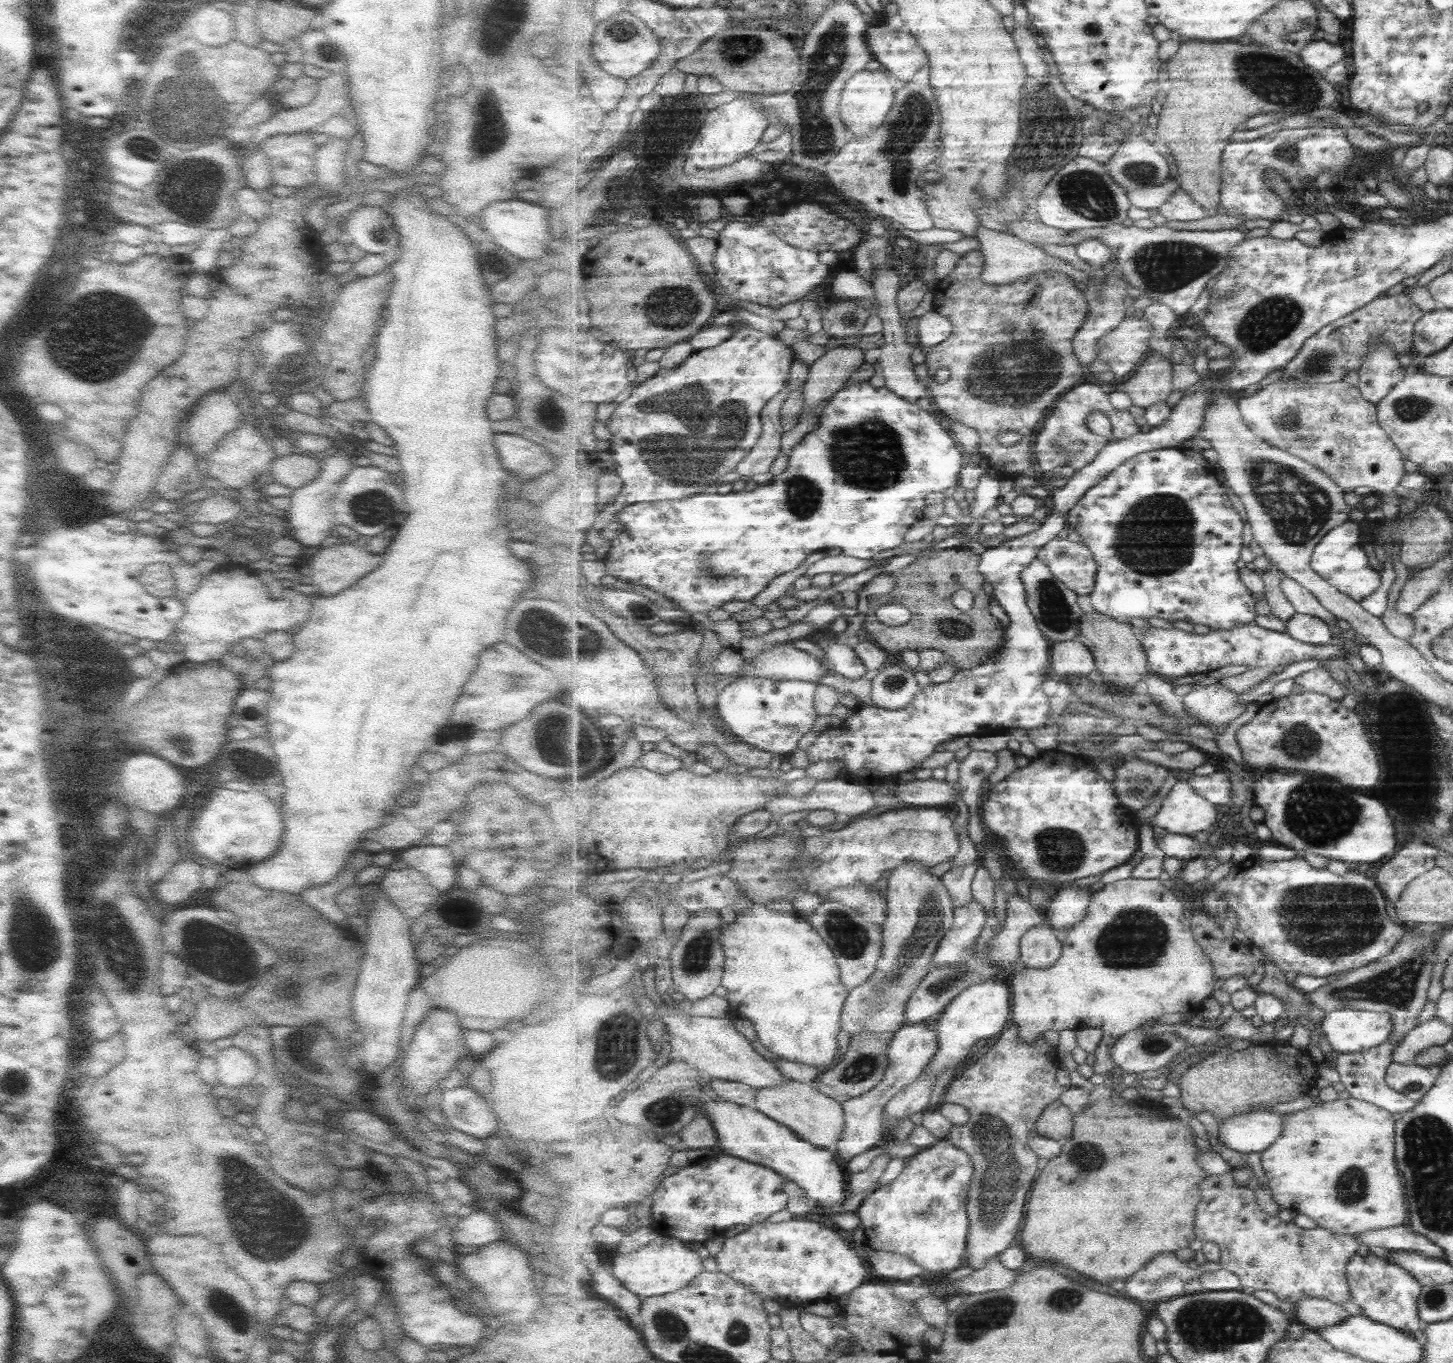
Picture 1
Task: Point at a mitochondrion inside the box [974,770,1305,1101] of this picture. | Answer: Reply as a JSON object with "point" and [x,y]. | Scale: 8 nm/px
{"point":[1135,938]}

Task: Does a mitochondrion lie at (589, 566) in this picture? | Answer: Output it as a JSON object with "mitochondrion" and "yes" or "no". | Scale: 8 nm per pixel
{"mitochondrion":"no"}

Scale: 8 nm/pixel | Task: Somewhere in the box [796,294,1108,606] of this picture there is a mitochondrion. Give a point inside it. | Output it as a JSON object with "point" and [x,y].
{"point":[869,454]}

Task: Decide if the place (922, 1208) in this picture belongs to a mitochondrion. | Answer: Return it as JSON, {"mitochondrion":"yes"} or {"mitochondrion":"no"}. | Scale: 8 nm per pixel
{"mitochondrion":"yes"}

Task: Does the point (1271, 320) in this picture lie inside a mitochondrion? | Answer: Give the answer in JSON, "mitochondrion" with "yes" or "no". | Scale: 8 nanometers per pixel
{"mitochondrion":"yes"}

